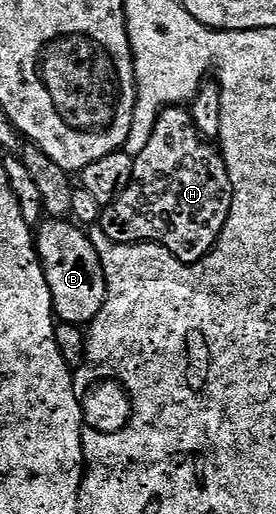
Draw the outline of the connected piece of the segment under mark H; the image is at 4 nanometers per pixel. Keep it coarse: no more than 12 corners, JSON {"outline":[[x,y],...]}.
{"outline":[[160,113],[130,186],[100,214],[116,244],[212,251],[232,209],[221,149]]}

